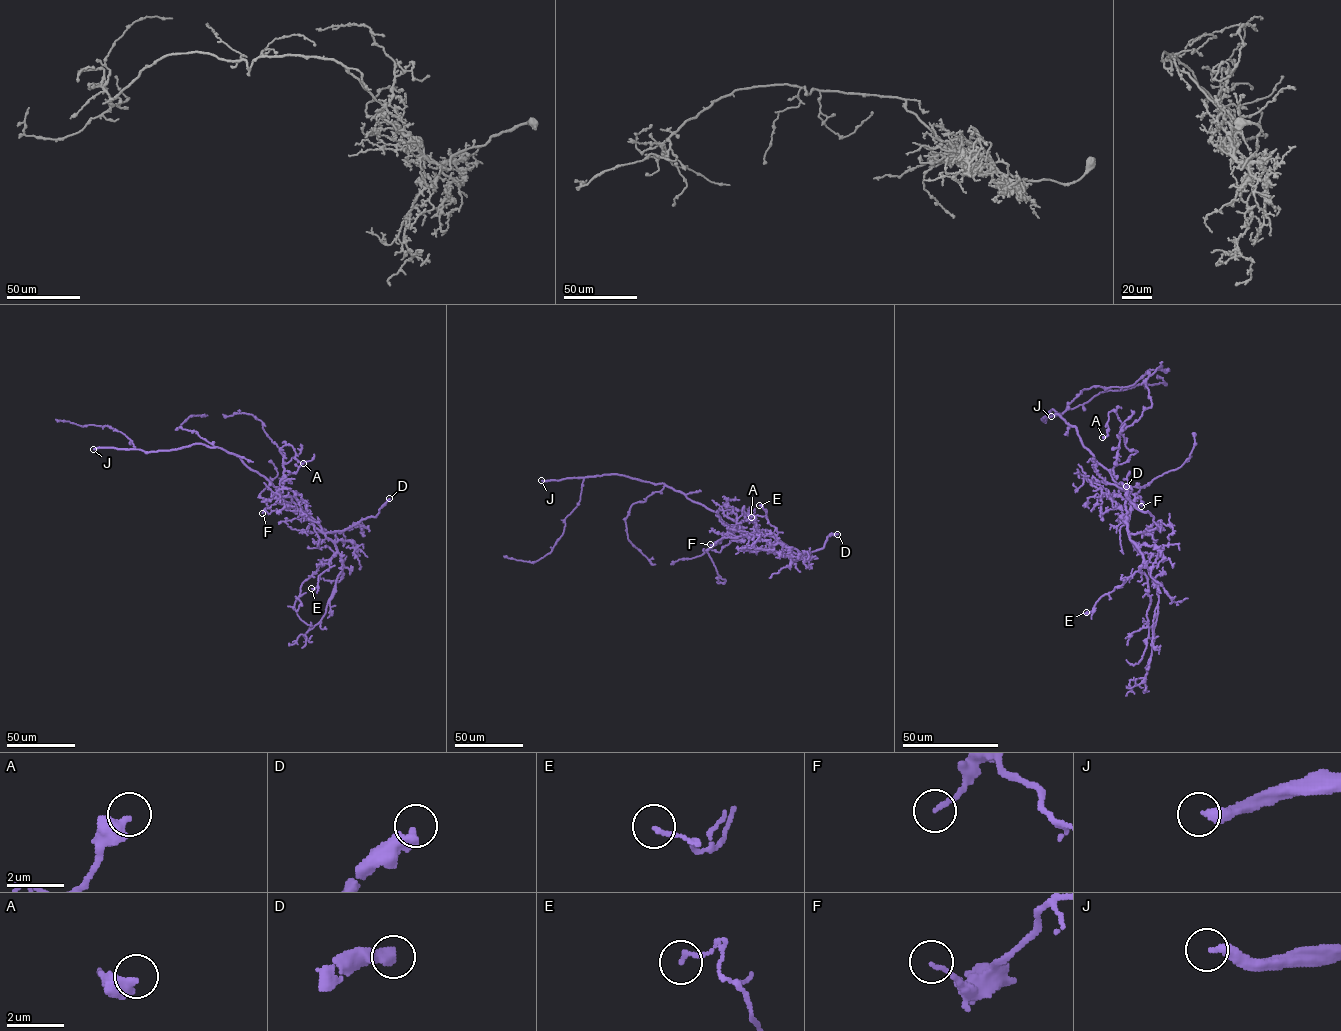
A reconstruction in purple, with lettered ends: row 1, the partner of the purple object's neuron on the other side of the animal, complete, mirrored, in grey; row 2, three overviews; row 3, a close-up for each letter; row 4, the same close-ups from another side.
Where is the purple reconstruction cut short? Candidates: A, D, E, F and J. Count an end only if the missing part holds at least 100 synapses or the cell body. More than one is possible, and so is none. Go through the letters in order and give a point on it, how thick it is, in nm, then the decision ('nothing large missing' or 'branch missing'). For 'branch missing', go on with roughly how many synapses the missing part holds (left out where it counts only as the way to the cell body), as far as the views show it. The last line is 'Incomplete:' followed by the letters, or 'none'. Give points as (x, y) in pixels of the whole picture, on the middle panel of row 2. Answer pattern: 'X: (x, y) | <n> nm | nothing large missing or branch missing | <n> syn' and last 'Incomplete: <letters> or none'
A: (751, 517) | 460 nm | nothing large missing
D: (837, 534) | 440 nm | nothing large missing
E: (759, 505) | 140 nm | nothing large missing
F: (710, 544) | 130 nm | nothing large missing
J: (541, 480) | 340 nm | branch missing | 500 syn
Incomplete: J

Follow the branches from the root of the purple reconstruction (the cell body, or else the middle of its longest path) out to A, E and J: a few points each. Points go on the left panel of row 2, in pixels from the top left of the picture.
A: (248, 467), (278, 487), (285, 478), (280, 448), (290, 445), (295, 458), (303, 463)
E: (248, 467), (264, 476), (280, 496), (293, 496), (334, 544), (329, 568), (311, 588)
J: (248, 467), (238, 456), (201, 444), (152, 452), (93, 449)

